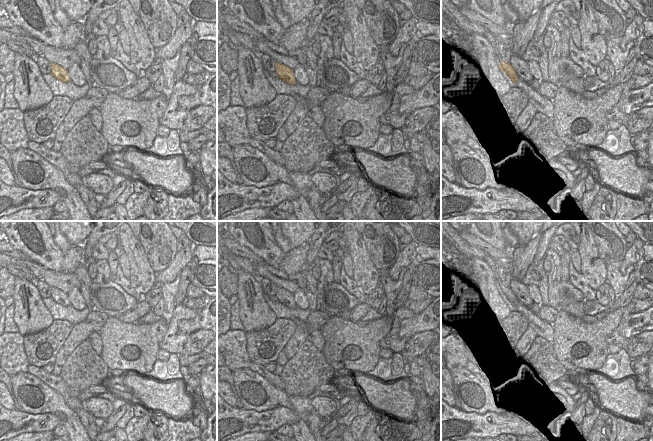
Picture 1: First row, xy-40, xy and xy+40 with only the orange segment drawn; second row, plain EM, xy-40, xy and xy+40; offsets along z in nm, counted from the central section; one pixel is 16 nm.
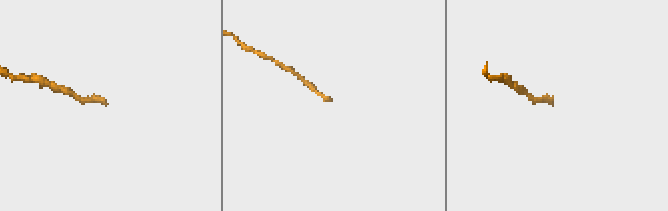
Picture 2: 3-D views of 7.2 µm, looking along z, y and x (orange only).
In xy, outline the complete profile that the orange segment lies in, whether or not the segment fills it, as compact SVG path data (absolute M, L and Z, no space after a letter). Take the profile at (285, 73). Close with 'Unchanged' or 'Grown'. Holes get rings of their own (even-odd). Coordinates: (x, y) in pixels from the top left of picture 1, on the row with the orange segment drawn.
M277 62L275 72L277 73L278 77L285 81L286 83L288 84L296 83L293 69L290 69L289 67Z. Unchanged.

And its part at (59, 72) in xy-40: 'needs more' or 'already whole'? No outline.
already whole

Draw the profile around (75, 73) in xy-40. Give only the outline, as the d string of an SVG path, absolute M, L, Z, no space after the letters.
M73 63L70 68L67 69L70 81L77 86L83 86L86 84L86 78L77 63Z

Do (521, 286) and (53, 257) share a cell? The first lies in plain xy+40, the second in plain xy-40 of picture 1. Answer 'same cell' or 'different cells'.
different cells

